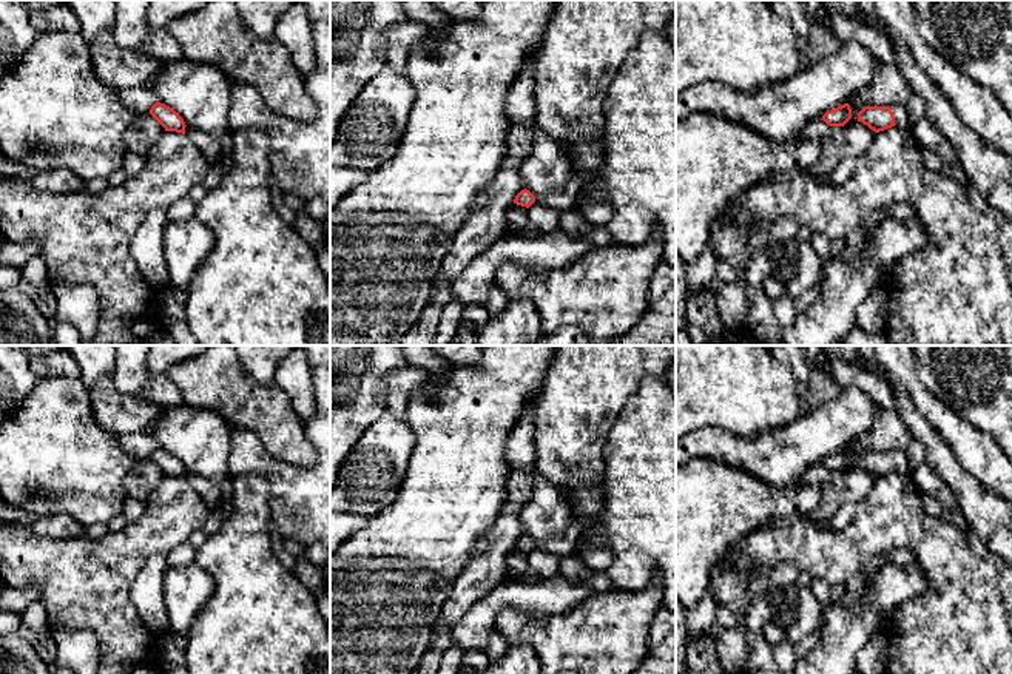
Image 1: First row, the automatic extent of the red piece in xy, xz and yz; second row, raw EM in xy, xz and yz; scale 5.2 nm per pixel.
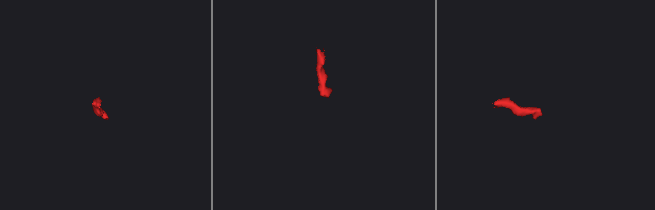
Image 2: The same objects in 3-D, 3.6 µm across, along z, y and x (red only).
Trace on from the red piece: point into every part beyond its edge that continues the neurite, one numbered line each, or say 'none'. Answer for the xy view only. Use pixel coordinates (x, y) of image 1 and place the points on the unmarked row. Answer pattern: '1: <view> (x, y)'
none

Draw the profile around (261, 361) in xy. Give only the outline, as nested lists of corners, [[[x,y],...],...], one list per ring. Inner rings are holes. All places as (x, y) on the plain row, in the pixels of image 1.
[[[236,345],[242,366],[264,384],[275,384],[278,364],[298,345]]]

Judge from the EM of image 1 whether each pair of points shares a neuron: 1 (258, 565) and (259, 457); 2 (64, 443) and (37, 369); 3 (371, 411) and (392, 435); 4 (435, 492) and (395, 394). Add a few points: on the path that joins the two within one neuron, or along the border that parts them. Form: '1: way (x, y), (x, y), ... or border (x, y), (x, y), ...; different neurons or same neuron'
1: border (233, 475), (261, 475), (269, 491), (269, 509); different neurons
2: border (76, 375), (39, 380); different neurons
3: border (386, 411), (354, 446); different neurons
4: border (409, 394), (404, 417); different neurons

